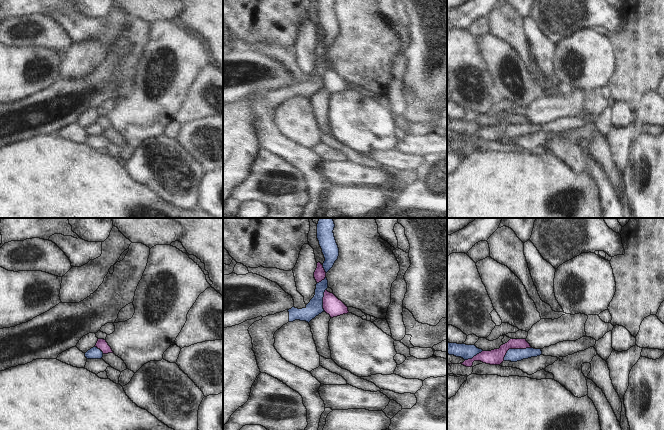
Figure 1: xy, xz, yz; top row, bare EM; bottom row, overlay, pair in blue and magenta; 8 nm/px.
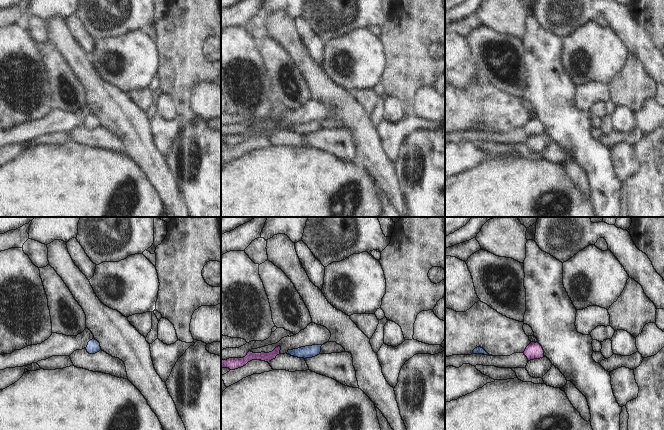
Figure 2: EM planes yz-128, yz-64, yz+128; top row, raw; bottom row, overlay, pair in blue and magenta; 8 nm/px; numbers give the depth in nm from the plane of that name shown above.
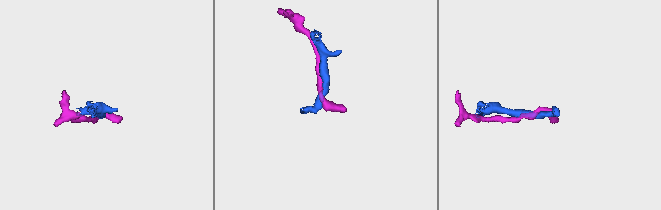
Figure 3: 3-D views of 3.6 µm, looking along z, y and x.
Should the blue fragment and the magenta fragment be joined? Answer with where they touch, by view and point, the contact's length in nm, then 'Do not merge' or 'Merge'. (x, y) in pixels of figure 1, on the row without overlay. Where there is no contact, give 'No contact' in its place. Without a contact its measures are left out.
Touches blue at yz (514, 125). Shared border 260 nm. Do not merge.

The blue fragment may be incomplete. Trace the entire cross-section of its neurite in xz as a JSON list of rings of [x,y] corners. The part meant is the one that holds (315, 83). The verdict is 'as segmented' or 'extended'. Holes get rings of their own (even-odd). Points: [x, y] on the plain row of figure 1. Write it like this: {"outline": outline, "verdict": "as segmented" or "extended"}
{"outline": [[[328,56],[316,60],[315,71],[305,84],[292,83],[274,91],[268,91],[254,98],[248,105],[261,149],[266,149],[298,168],[307,185],[307,198],[300,218],[315,218],[319,198],[325,187],[324,177],[318,168],[321,159],[312,150],[281,133],[274,123],[274,110],[283,101],[295,96],[310,98],[324,88],[323,73],[328,64]]], "verdict": "extended"}

